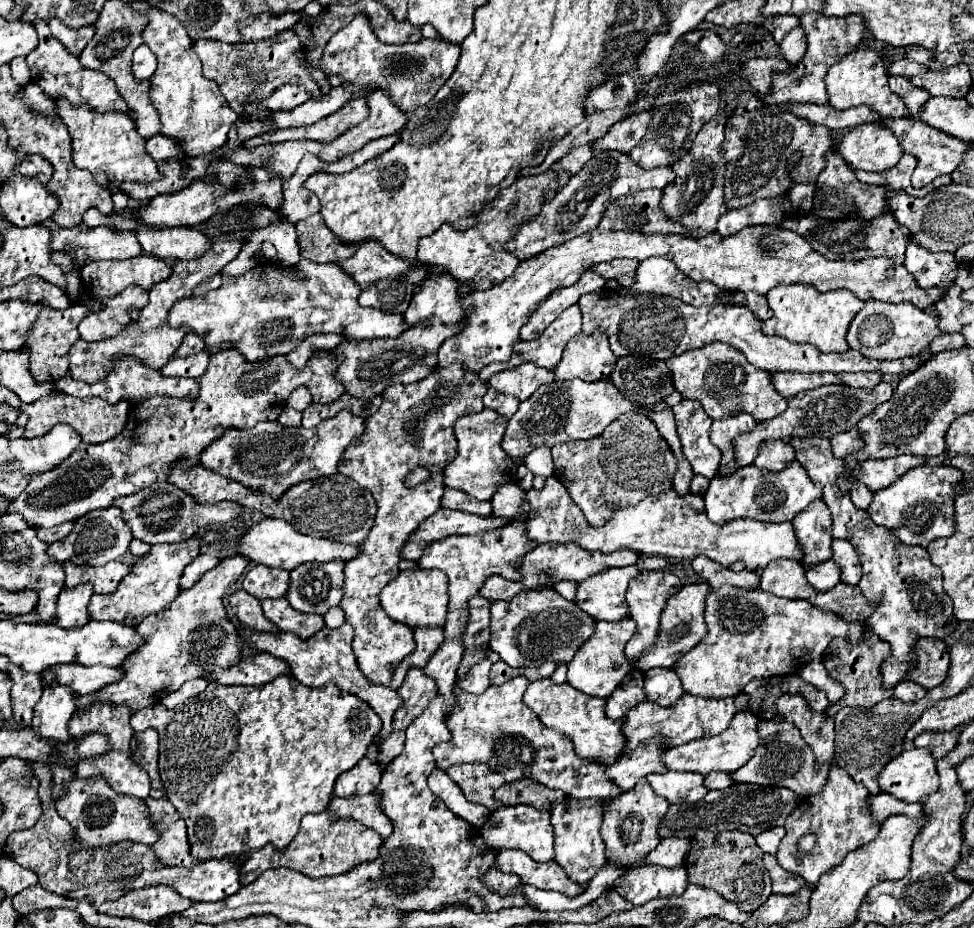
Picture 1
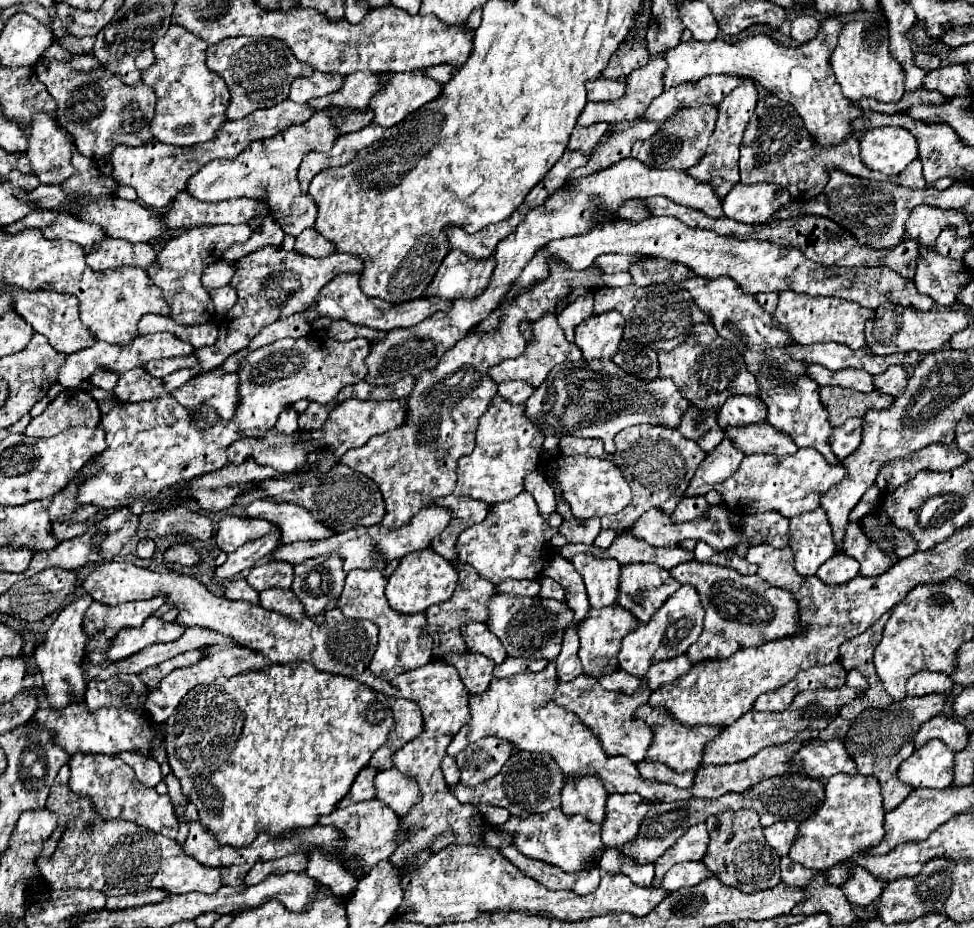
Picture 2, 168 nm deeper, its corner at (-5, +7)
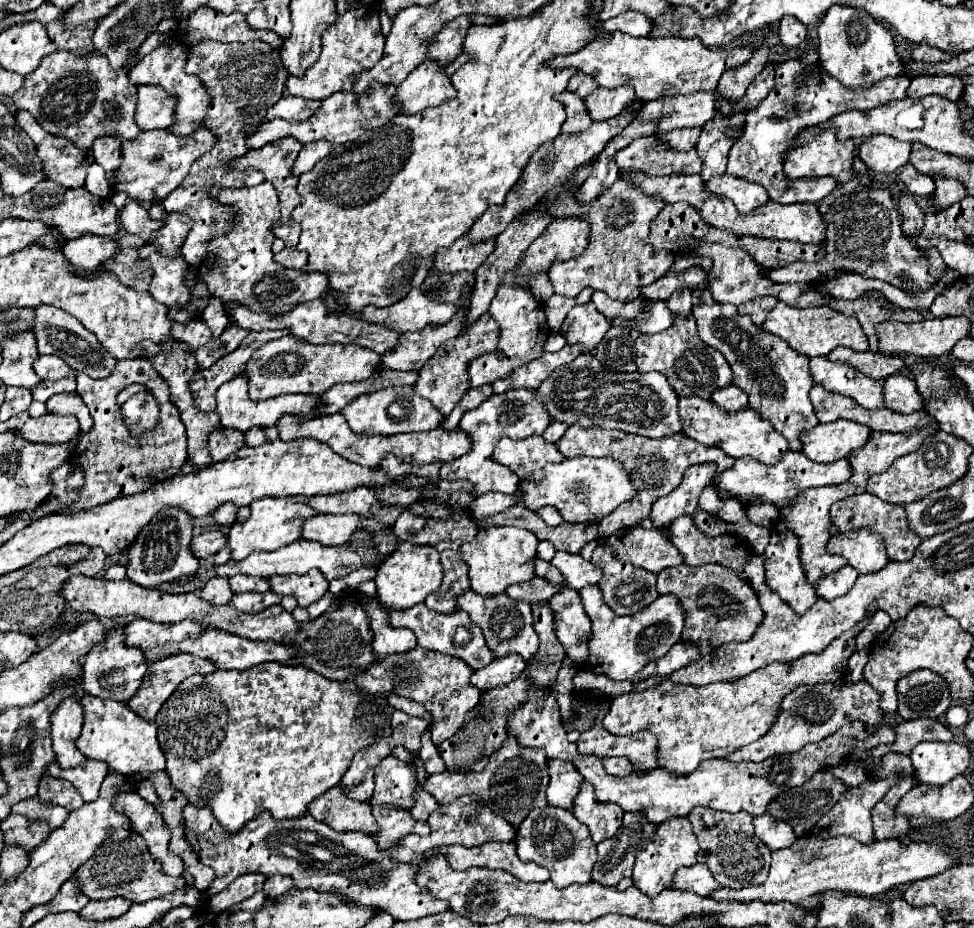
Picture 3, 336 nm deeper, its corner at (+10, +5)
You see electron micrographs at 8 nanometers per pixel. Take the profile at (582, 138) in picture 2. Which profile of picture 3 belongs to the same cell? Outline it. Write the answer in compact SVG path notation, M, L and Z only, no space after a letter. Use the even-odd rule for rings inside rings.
M564 91L562 95L556 95L566 107L566 121L562 125L562 135L578 135L580 131L586 131L592 125L592 119L588 117L584 109L584 101L576 97L570 91Z

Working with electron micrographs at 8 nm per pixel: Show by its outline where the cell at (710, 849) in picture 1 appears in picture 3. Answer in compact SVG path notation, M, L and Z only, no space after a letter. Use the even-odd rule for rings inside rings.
M694 807L688 819L694 825L694 833L700 843L698 863L708 865L710 873L720 883L720 887L740 889L764 883L770 869L768 863L770 849L754 835L752 815L744 815L744 811L724 813L724 811L712 811L710 807Z

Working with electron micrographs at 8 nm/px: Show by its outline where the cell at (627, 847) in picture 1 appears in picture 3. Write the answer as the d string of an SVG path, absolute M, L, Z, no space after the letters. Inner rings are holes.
M588 783L580 787L580 795L574 801L574 817L580 823L586 823L594 843L600 843L612 837L622 825L624 811L616 803L600 803L594 797L594 791Z

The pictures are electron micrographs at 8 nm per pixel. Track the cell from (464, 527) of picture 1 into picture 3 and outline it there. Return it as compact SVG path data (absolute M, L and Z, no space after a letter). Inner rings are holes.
M364 529L354 531L352 539L348 543L344 543L344 547L324 547L322 543L316 541L304 541L298 539L296 543L290 543L288 547L280 547L280 551L270 551L270 553L252 553L248 555L248 559L242 559L240 563L236 561L228 561L220 567L216 567L220 577L232 577L238 573L244 575L256 575L256 577L274 577L274 575L290 575L290 573L306 573L310 569L320 569L324 573L324 577L328 581L332 579L342 579L348 573L362 569L362 567L374 567L378 569L382 563L378 551L376 551L376 541L372 539L372 533L364 533Z

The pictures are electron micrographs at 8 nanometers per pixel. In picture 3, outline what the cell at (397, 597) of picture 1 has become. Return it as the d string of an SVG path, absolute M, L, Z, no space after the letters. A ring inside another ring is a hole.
M400 543L394 549L394 553L390 553L378 567L374 581L376 581L376 597L386 609L400 611L424 603L424 599L432 591L436 591L442 583L442 565L438 561L438 551L428 545Z

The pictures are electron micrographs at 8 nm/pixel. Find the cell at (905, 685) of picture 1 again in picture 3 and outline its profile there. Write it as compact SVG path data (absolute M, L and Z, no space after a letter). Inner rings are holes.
M920 669L902 677L896 685L898 689L898 713L904 719L930 717L936 719L952 705L946 681L928 671Z

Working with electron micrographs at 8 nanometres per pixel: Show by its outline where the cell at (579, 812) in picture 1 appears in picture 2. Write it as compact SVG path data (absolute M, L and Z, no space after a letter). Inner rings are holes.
M593 775L575 777L565 783L561 793L561 809L567 815L583 815L591 823L601 825L605 817L607 791Z

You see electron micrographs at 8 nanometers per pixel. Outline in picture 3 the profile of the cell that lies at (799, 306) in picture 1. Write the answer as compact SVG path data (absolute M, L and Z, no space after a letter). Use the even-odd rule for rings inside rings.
M776 303L776 307L768 313L766 321L762 323L764 331L770 331L784 339L792 349L798 353L804 353L808 357L818 357L818 355L828 355L832 347L850 347L854 351L866 351L868 349L868 337L864 335L860 323L856 317L846 317L844 313L824 305L816 309L796 309L788 307L786 303Z

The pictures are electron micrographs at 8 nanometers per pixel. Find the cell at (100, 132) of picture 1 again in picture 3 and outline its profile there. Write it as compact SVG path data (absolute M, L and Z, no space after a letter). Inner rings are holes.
M56 51L52 55L46 55L40 63L40 67L32 73L26 75L26 83L16 95L12 97L16 103L16 109L24 109L36 117L40 127L52 135L66 137L68 141L76 143L80 149L90 149L92 141L104 135L110 137L120 137L120 135L134 135L134 115L136 115L136 85L128 81L128 69L110 69L108 59L98 53L88 53L88 55L74 55L70 51Z

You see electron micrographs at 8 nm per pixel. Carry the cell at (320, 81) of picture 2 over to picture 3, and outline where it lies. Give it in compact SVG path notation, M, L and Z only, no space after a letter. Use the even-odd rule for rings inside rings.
M360 7L346 11L330 25L322 35L322 53L320 59L302 75L302 77L288 77L286 91L304 99L326 99L338 91L350 91L354 83L356 71L370 69L374 63L380 61L384 51L384 35L380 31L376 11L370 7Z

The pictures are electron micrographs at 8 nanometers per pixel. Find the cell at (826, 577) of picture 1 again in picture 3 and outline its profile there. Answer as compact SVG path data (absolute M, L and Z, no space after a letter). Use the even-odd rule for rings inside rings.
M846 565L840 571L834 571L832 575L826 575L824 579L820 579L820 583L816 583L814 589L822 599L832 601L832 599L848 593L852 589L852 585L856 583L856 577L858 577L858 571L852 569L850 565Z

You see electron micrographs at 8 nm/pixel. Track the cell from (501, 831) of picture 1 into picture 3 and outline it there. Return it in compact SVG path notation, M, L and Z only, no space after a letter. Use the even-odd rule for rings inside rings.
M544 807L532 811L516 831L516 853L524 861L534 861L550 871L550 881L556 887L568 887L572 883L588 883L590 871L596 861L596 845L590 839L588 827L584 827L570 811L560 807Z

